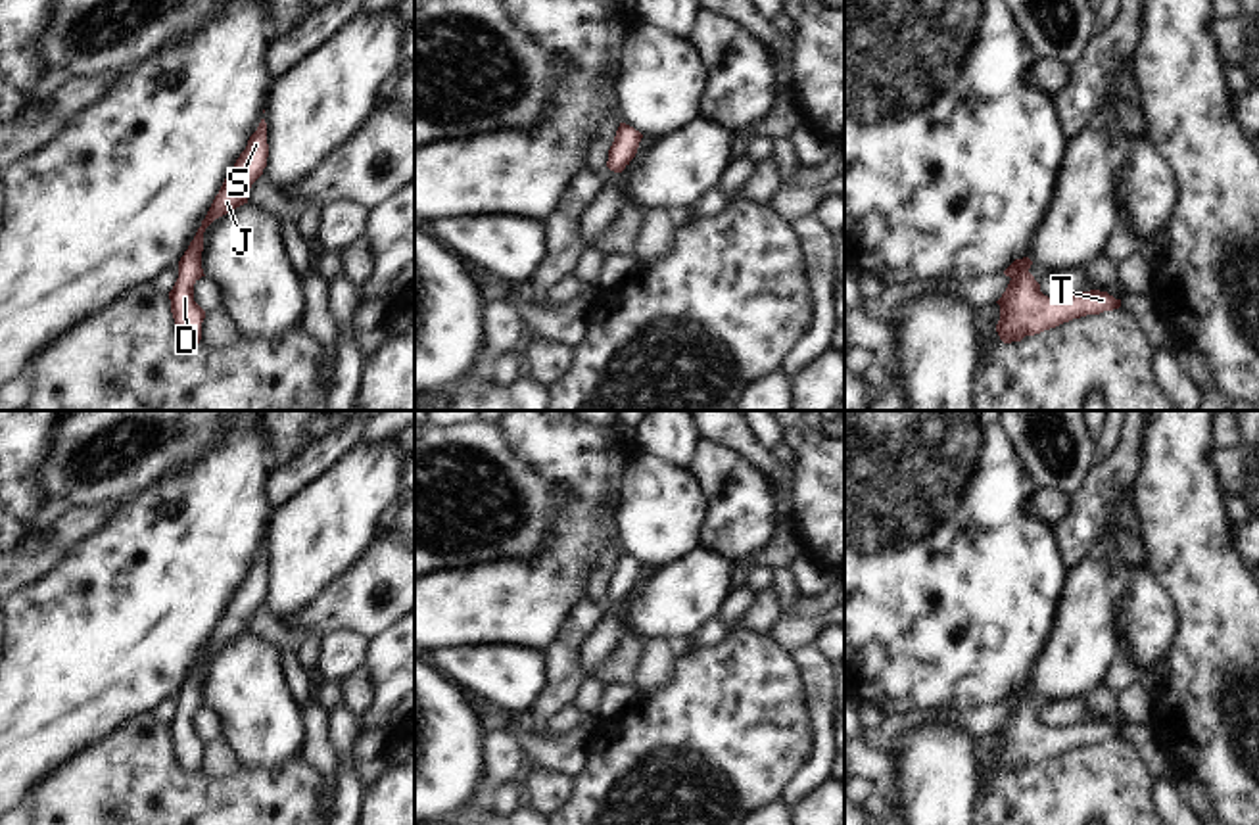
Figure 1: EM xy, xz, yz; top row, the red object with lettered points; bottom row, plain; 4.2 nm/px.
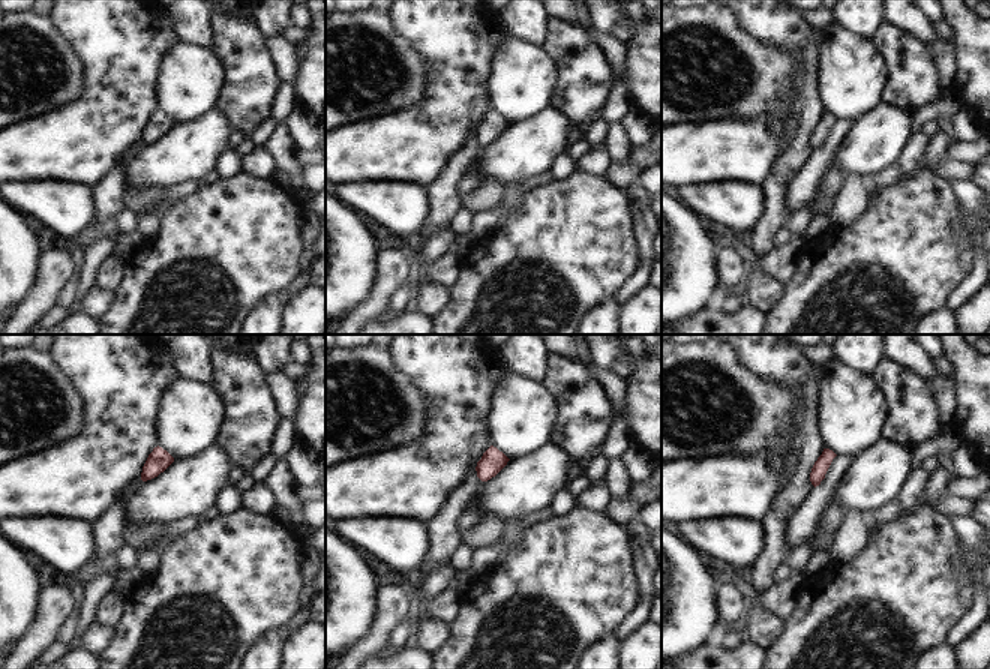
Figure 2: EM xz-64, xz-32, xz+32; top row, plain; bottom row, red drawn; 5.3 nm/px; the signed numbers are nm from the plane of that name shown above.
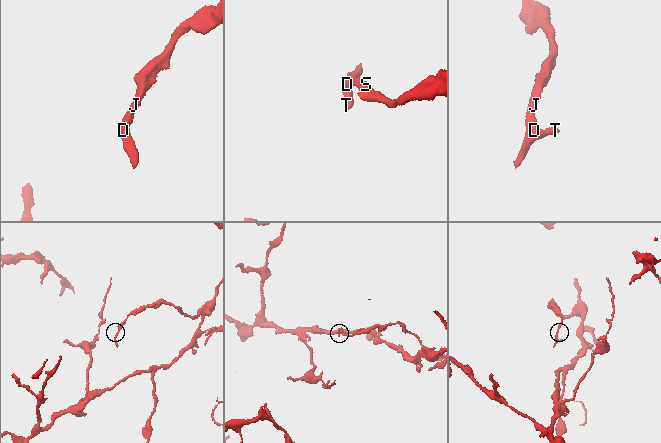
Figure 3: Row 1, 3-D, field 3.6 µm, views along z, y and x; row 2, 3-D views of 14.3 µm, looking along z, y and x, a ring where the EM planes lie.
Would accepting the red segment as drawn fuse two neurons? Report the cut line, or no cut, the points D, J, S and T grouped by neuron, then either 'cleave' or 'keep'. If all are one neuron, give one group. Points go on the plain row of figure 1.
cut none; groups D J S T; keep

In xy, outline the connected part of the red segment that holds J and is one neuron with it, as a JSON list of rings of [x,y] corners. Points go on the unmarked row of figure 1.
[[[261,549],[257,560],[249,566],[246,579],[236,589],[215,625],[202,656],[178,691],[178,708],[169,721],[171,742],[178,766],[188,773],[200,773],[205,741],[194,731],[194,714],[205,706],[202,698],[203,662],[219,647],[248,633],[251,614],[263,604],[269,587],[267,553]]]

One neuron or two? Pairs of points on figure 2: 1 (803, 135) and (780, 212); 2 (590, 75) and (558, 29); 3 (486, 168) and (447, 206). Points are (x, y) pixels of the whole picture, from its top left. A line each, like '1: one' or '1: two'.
1: one
2: one
3: two

